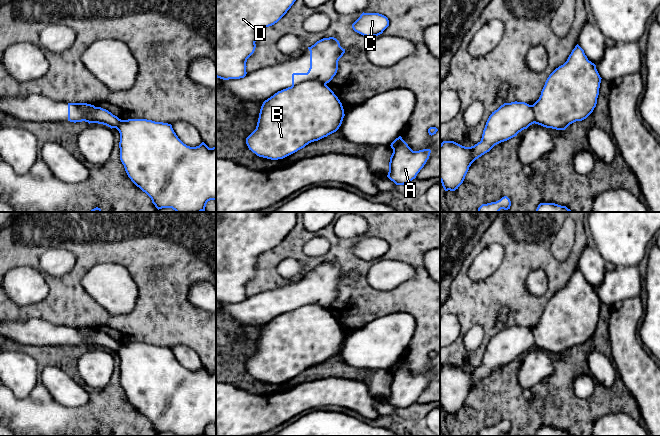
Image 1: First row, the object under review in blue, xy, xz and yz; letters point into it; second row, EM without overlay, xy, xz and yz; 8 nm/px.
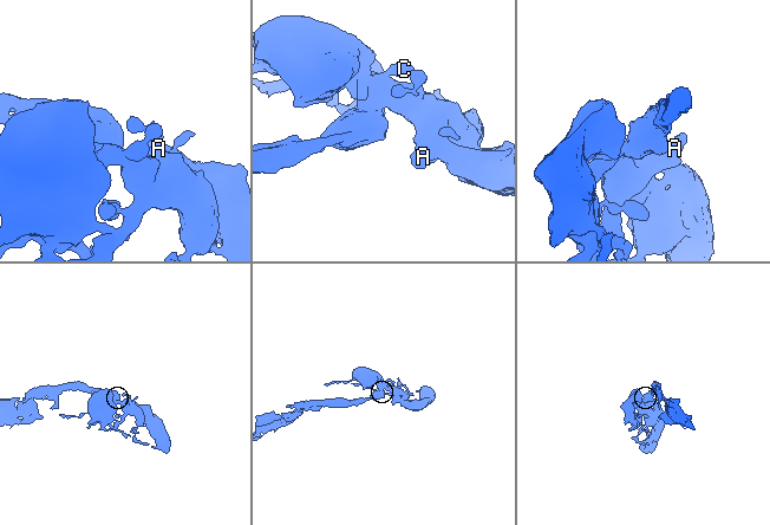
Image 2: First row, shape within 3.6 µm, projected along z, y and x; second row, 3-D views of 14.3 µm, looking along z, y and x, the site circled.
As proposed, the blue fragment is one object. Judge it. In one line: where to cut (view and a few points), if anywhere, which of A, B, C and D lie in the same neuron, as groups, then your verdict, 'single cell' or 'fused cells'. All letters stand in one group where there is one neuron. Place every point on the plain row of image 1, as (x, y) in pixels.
no cut | A B C D | single cell

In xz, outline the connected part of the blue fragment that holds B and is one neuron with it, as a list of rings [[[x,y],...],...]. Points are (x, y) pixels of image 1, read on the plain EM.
[[[334,261],[323,262],[311,271],[307,297],[293,297],[292,310],[278,315],[261,330],[256,353],[246,362],[246,368],[259,381],[283,383],[311,366],[336,356],[345,340],[342,327],[326,309],[336,299],[338,285],[345,277]]]

